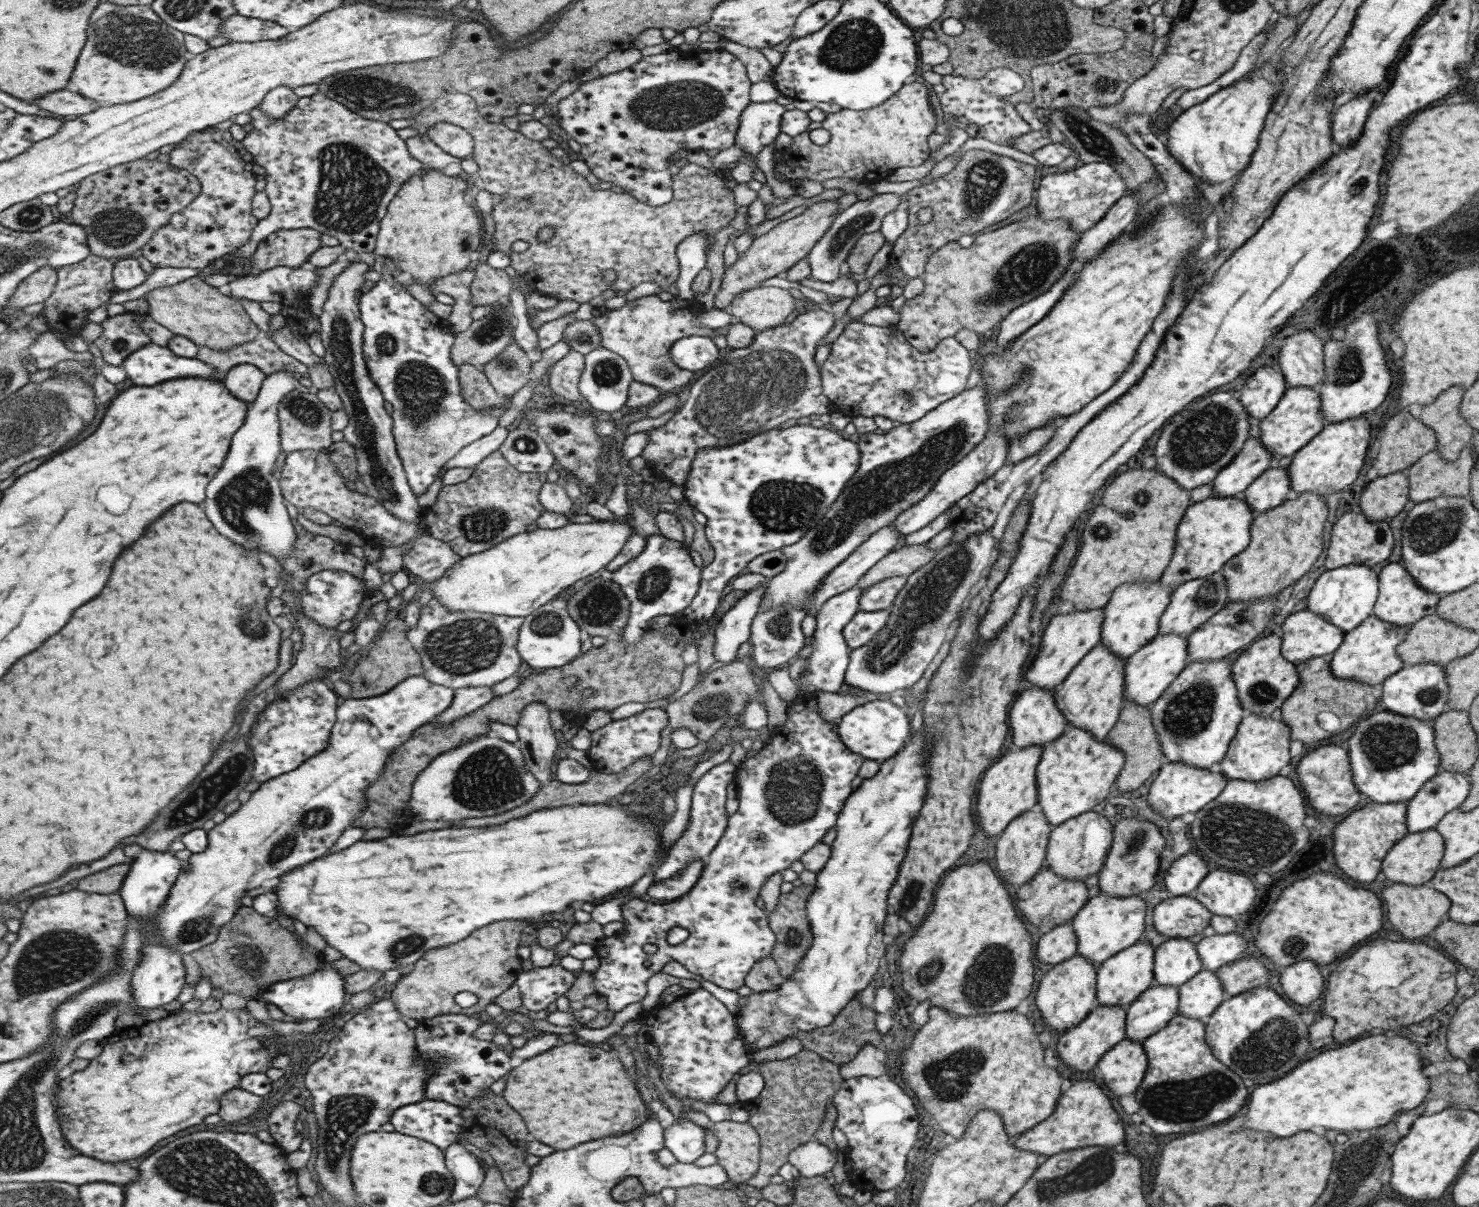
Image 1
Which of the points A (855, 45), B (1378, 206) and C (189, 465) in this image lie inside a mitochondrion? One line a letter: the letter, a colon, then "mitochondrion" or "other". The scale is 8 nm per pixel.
A: mitochondrion
B: other
C: other

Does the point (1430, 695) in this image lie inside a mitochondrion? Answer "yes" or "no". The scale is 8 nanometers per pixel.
yes

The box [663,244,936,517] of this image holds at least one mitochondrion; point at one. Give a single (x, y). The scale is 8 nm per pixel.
(756, 388)

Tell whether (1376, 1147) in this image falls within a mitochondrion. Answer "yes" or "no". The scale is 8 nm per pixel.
no

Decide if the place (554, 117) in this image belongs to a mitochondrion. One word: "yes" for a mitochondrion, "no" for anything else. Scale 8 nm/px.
no

